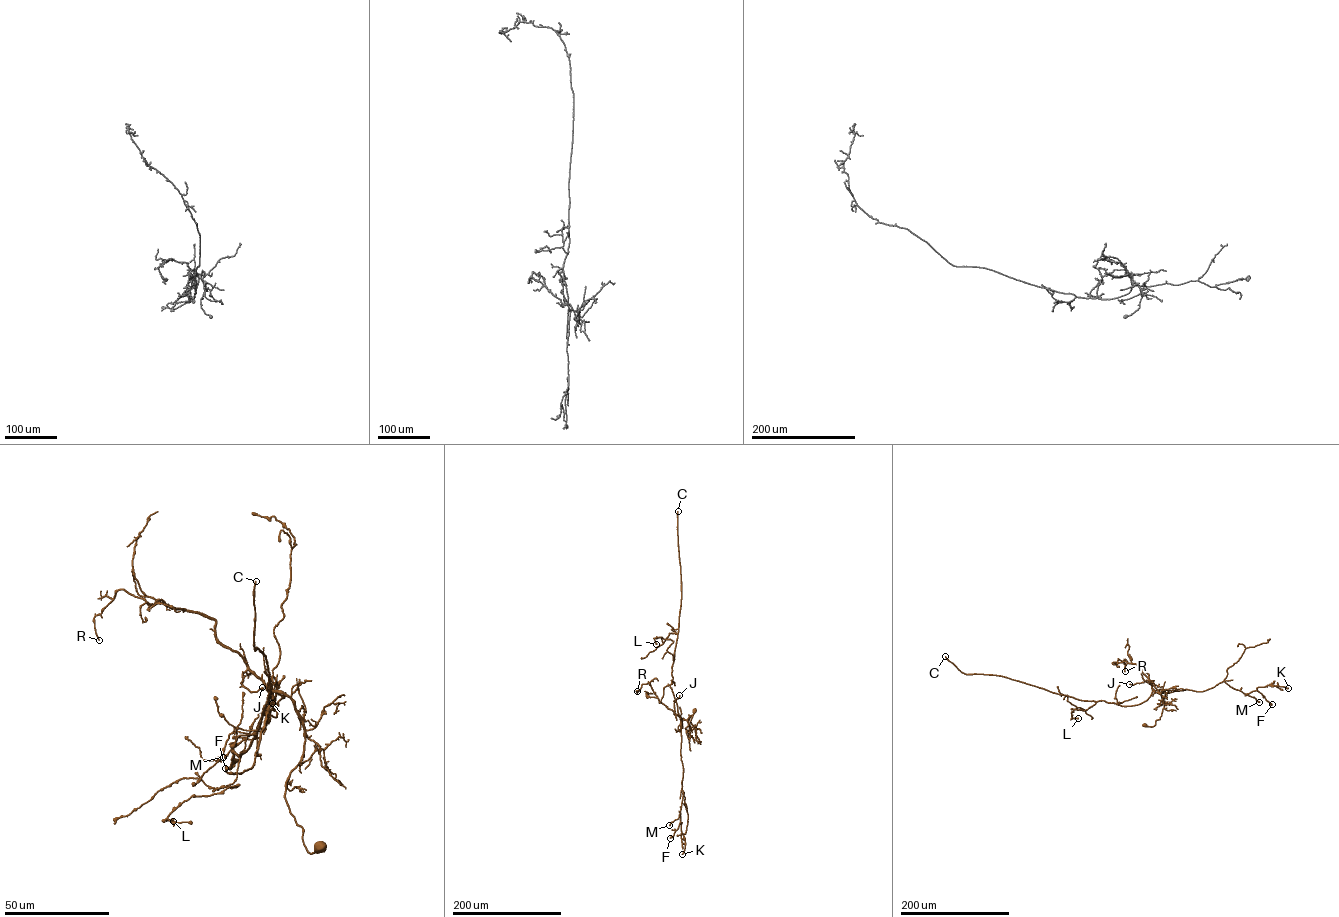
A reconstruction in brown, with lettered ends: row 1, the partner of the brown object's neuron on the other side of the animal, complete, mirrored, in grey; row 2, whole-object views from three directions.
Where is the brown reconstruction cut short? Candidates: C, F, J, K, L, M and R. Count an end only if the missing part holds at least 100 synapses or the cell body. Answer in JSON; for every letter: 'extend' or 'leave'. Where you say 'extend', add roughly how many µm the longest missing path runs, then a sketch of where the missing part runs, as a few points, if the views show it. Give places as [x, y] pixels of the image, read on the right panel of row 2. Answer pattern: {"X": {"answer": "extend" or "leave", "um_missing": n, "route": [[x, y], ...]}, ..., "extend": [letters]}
{"C": {"answer": "extend", "um_missing": 250}, "F": {"answer": "leave"}, "J": {"answer": "leave"}, "K": {"answer": "leave"}, "L": {"answer": "leave"}, "M": {"answer": "leave"}, "R": {"answer": "leave"}, "extend": ["C"]}

